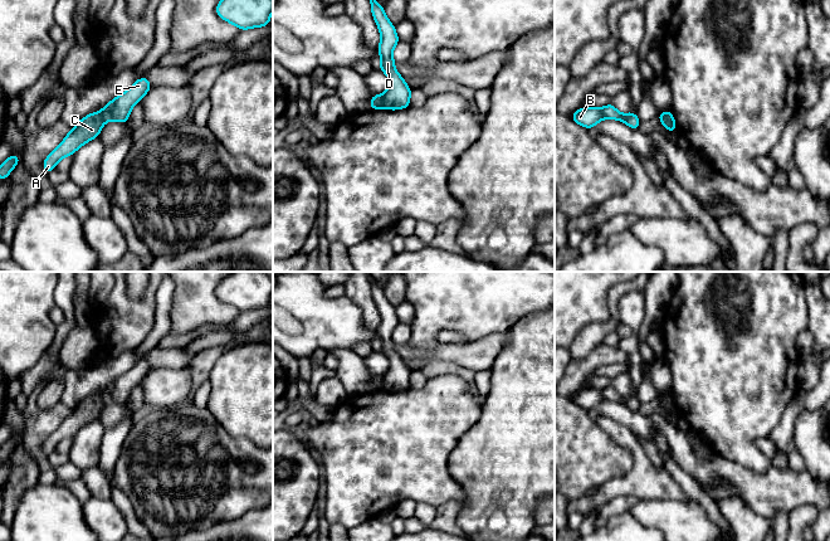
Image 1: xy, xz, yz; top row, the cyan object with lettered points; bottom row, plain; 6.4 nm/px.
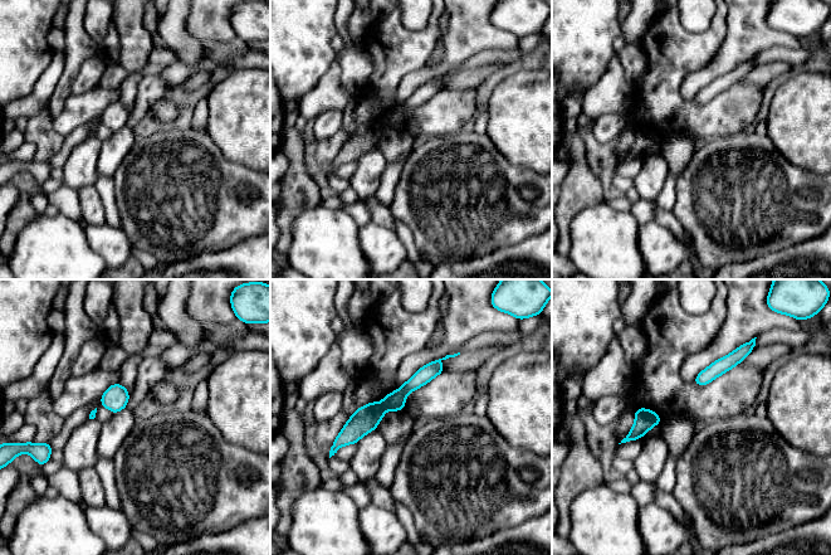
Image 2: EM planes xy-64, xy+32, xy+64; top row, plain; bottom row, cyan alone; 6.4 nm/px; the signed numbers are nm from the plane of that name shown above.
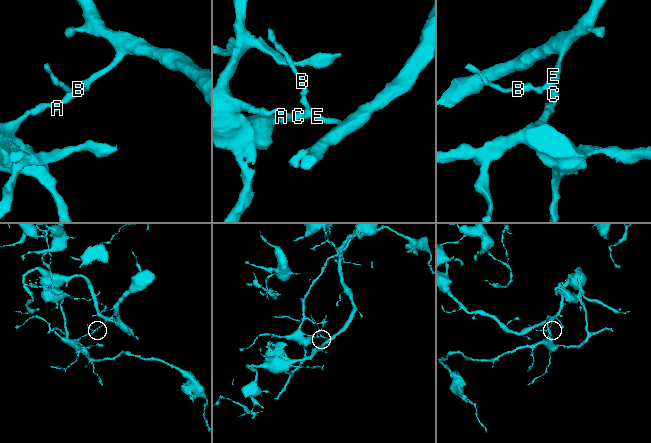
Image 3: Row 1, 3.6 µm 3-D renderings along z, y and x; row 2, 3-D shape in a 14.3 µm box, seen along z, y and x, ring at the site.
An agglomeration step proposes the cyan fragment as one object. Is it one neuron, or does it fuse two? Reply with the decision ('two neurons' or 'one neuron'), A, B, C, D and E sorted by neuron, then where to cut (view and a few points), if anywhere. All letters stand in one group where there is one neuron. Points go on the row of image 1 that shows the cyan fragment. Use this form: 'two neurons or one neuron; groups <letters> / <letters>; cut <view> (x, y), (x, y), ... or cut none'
two neurons; groups A C / B D E; cut xz (382, 94), (384, 107)

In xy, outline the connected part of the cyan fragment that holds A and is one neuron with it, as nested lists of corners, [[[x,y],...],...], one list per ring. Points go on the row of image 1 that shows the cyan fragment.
[[[93,112],[82,120],[70,130],[62,143],[47,156],[43,162],[43,170],[49,174],[64,156],[72,156],[80,146],[97,138],[104,125],[101,112]]]

